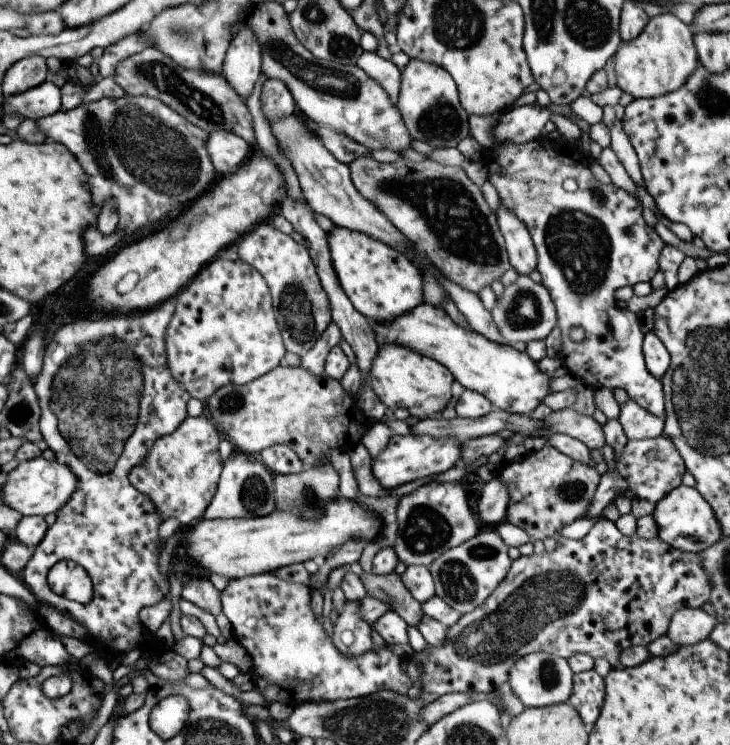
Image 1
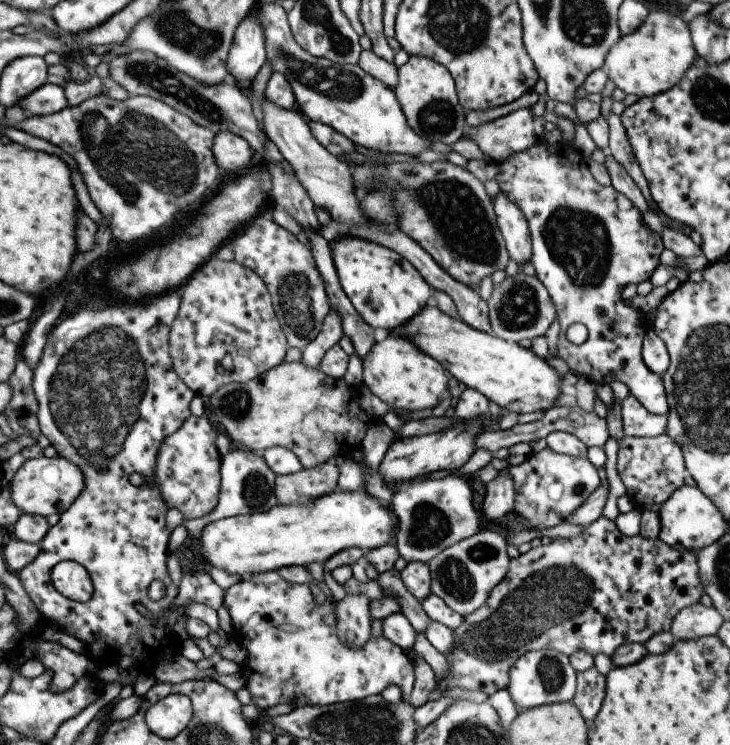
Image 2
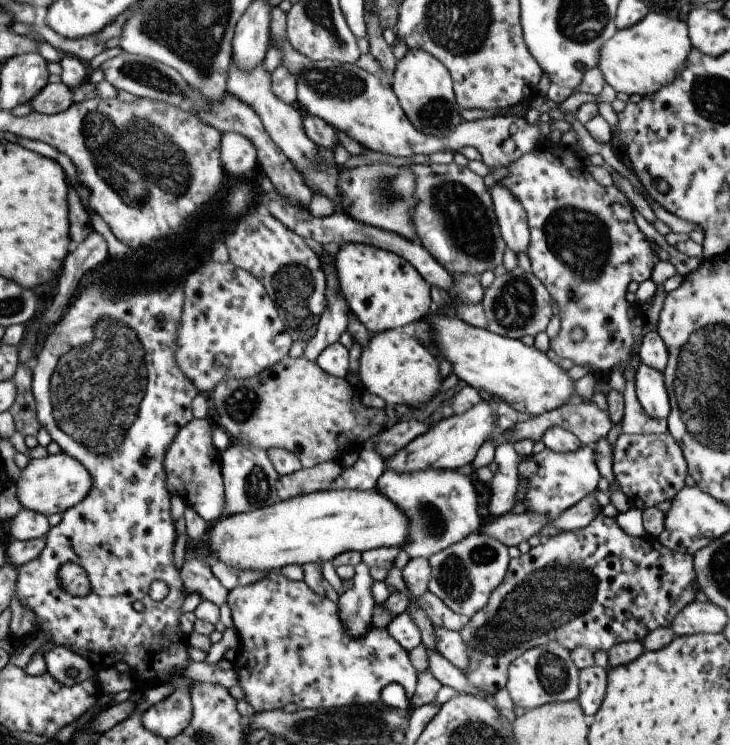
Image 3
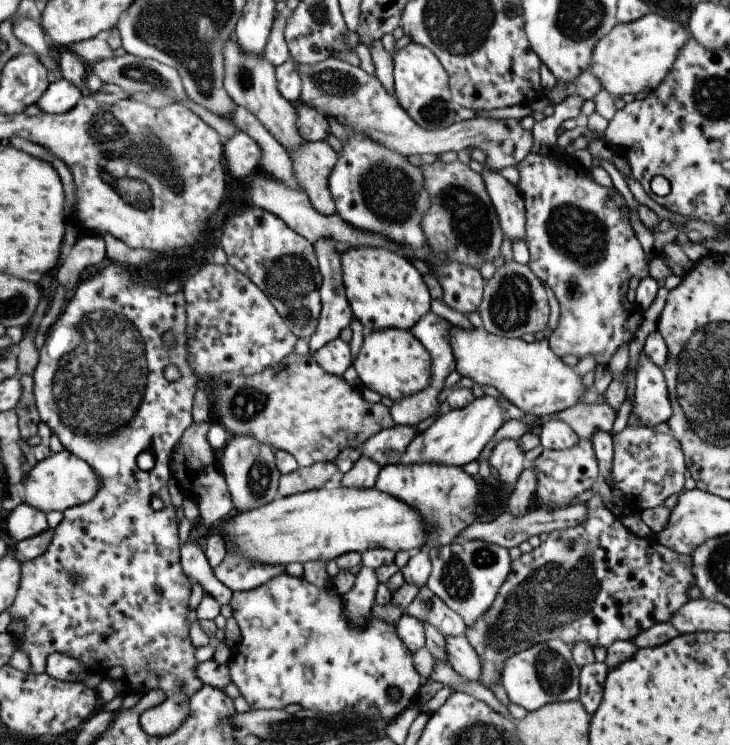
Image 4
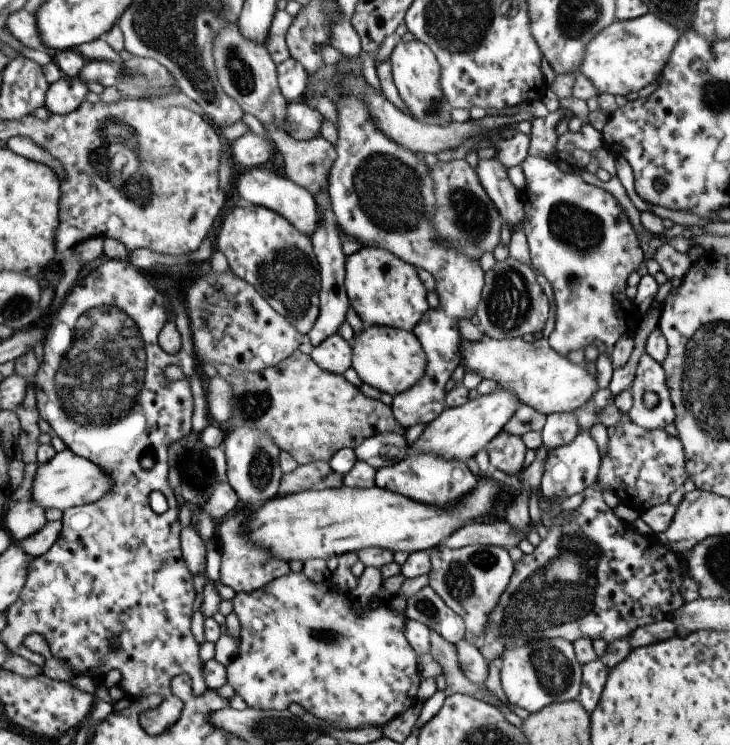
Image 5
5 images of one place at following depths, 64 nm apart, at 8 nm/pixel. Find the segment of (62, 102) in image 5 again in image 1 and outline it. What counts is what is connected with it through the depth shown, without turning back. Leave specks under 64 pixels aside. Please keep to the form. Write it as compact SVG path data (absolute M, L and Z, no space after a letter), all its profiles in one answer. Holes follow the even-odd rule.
M44 81L25 93L13 94L3 99L2 117L5 114L15 114L24 119L38 119L52 116L61 108L62 93L52 81Z

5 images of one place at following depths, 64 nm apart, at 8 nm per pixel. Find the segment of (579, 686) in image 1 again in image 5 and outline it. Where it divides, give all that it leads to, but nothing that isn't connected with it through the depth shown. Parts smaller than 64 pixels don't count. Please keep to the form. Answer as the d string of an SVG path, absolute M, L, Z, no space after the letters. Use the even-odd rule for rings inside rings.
M598 658L582 667L581 687L577 699L589 715L598 706L608 673L609 669Z

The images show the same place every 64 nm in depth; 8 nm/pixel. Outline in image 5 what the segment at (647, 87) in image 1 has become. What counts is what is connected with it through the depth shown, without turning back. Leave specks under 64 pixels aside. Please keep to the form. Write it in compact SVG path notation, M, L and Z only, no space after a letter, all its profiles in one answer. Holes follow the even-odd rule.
M649 12L627 21L615 20L590 39L578 72L586 75L600 93L626 96L638 92L661 78L681 36L672 24Z

